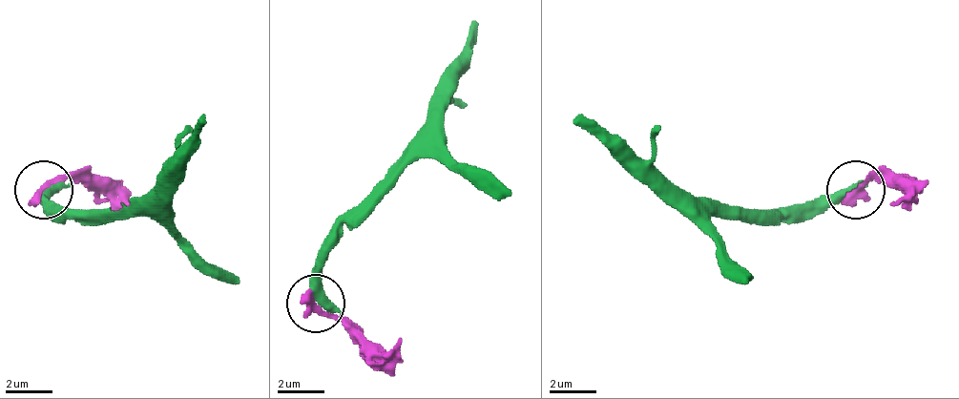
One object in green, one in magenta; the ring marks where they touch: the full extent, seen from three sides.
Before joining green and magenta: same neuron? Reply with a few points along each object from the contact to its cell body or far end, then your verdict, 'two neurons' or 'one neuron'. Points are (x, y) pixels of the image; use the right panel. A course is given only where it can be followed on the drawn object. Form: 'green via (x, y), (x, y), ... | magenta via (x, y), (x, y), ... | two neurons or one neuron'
green via (854, 191), (784, 208), (714, 208), (668, 179), (627, 167), (574, 115) | magenta via (854, 191), (865, 179), (888, 179), (906, 197), (888, 202) | two neurons

